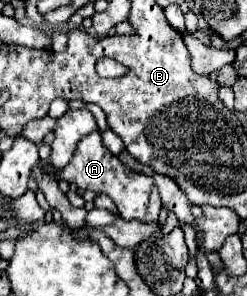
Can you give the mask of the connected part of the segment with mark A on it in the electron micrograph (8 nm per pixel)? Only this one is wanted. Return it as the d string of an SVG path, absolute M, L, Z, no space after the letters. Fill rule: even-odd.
M99 132L89 134L89 136L85 136L85 140L81 140L71 164L65 170L61 170L61 178L83 190L107 194L115 202L119 216L125 220L157 222L157 216L161 210L161 200L159 200L159 196L151 196L157 192L153 178L145 176L145 174L137 174L137 172L129 170L127 166L123 166L117 156L113 156L105 150L105 146L101 144ZM151 198L155 198L155 200L151 200Z

